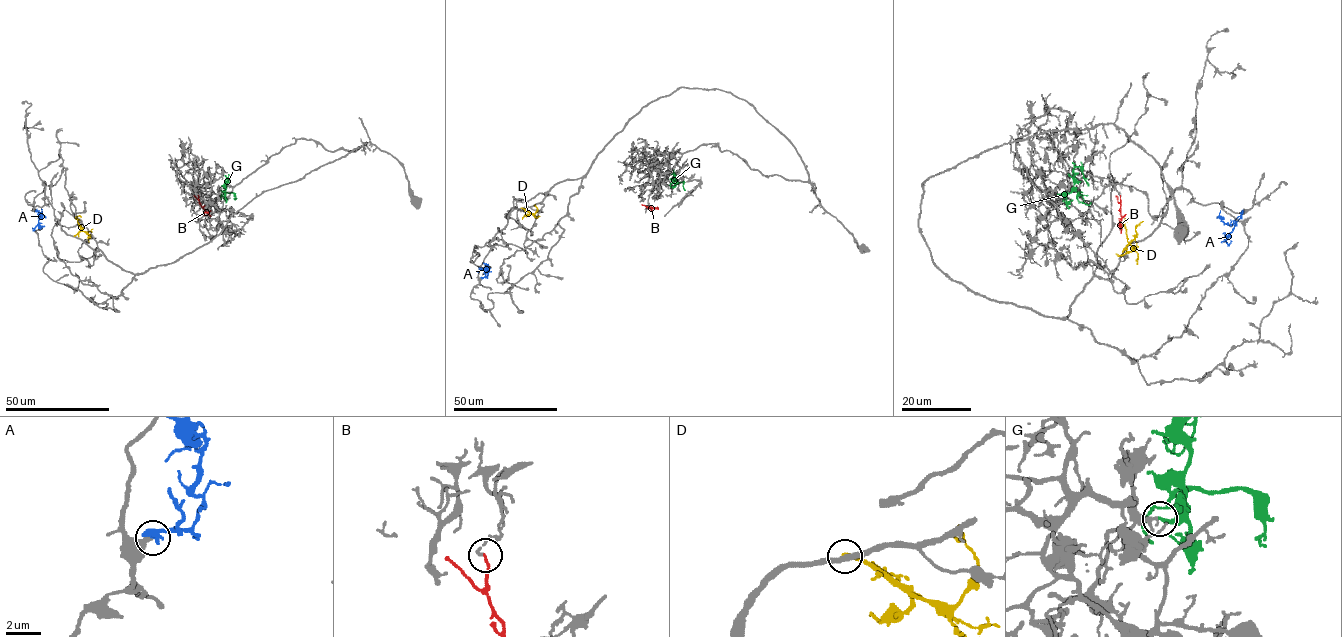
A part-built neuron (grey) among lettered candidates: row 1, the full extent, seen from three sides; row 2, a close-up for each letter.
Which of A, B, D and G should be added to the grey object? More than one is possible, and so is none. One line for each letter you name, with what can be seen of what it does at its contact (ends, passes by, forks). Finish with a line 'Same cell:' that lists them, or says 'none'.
G: It ends there
Same cell: G

